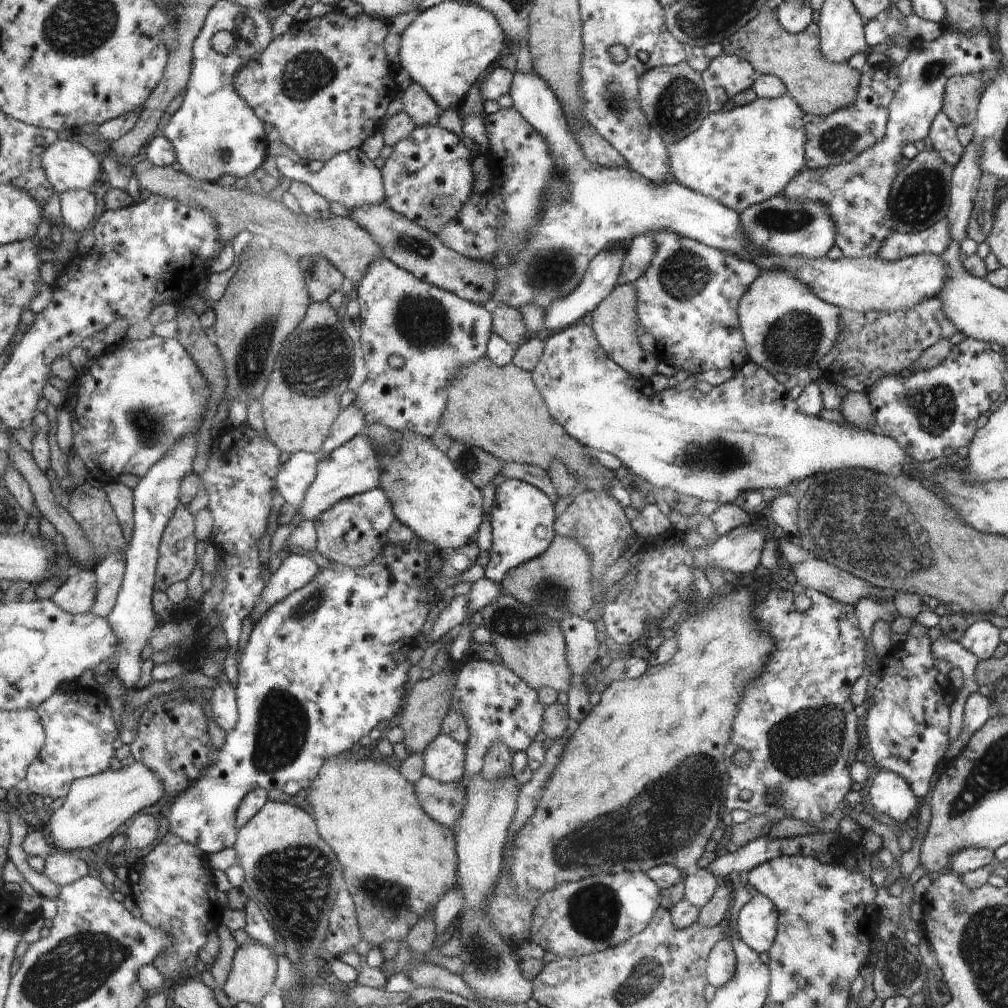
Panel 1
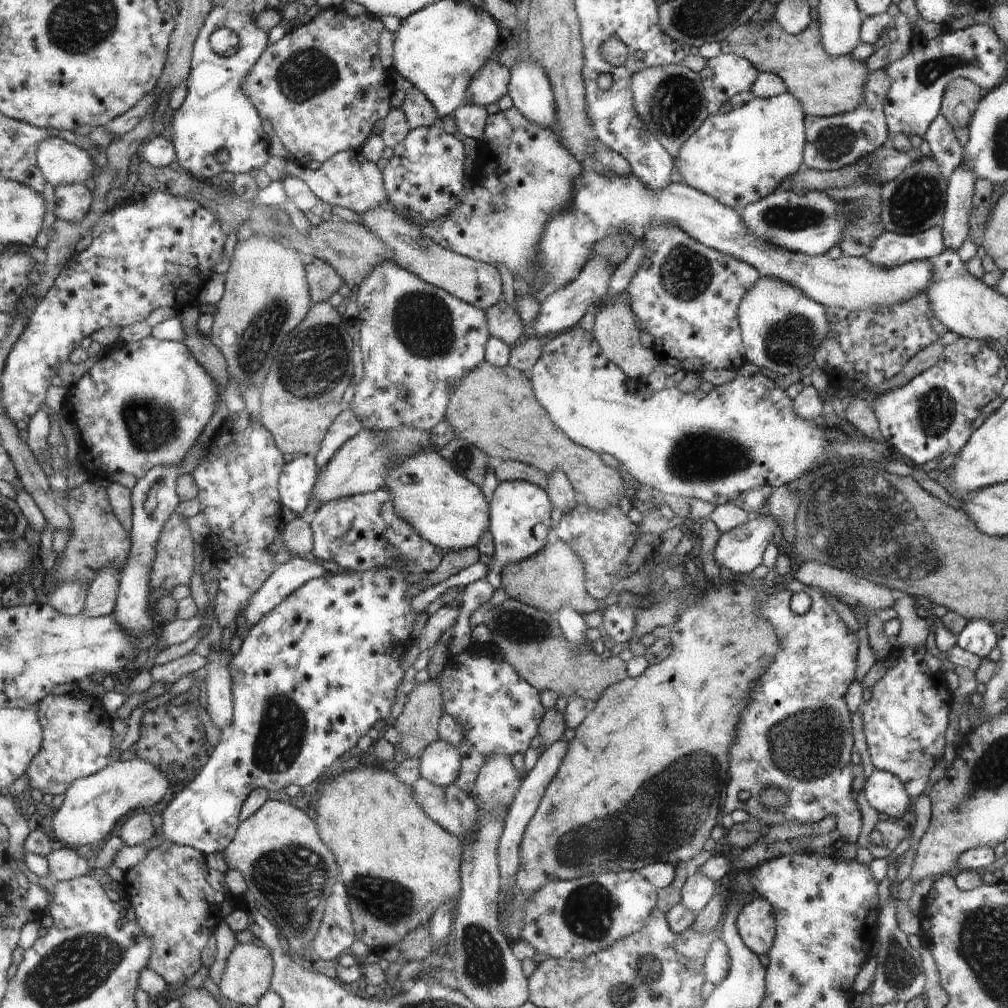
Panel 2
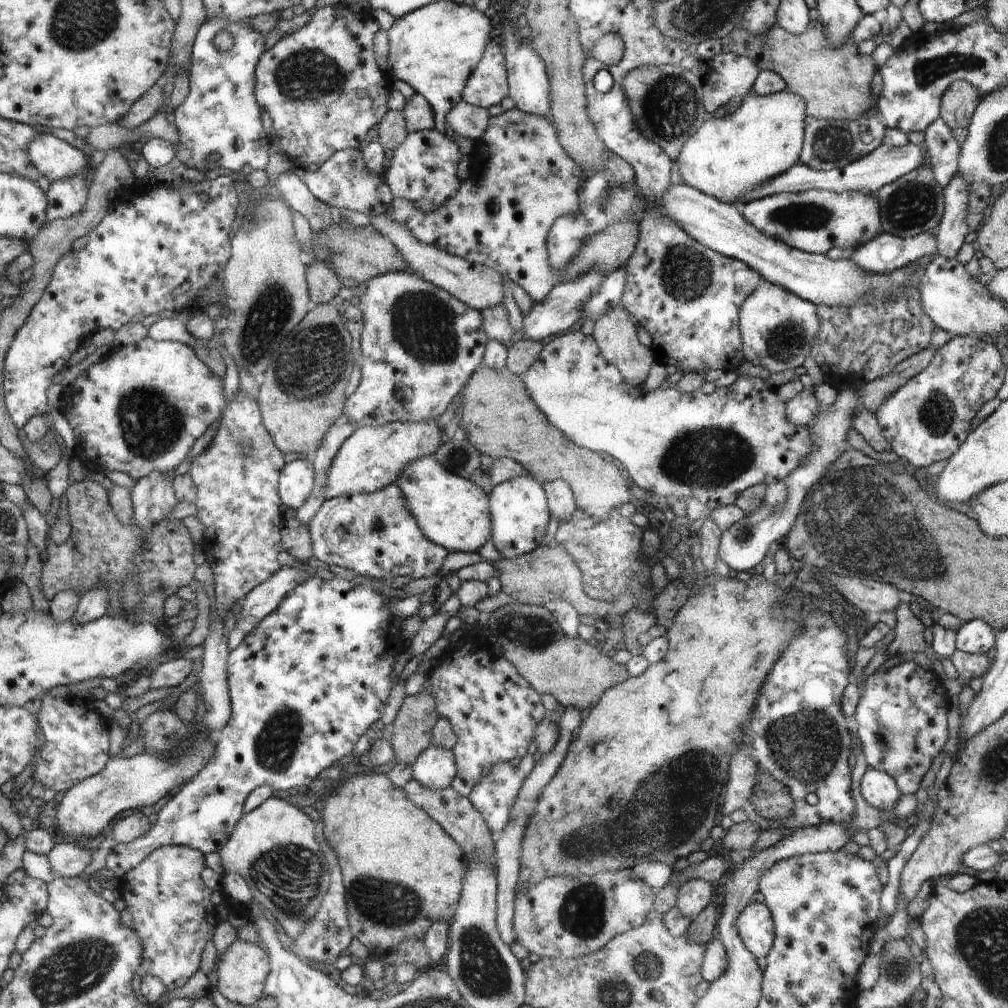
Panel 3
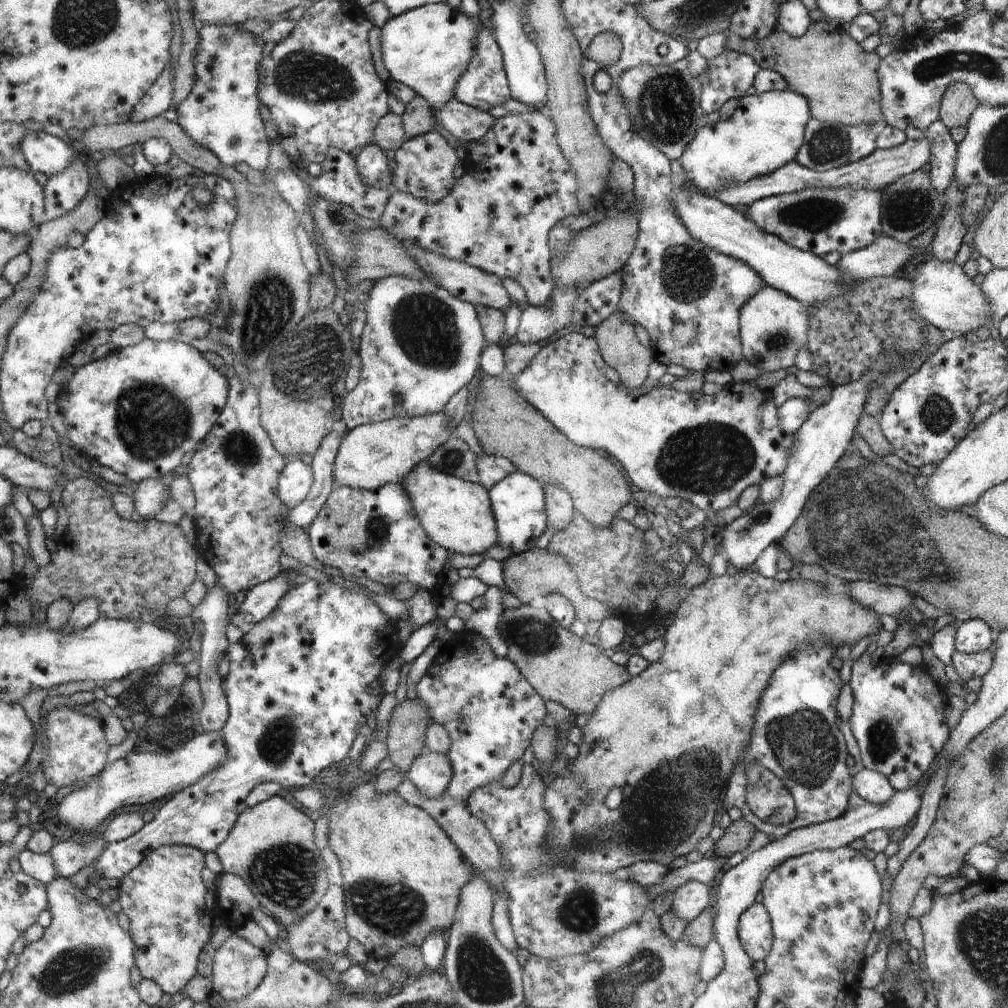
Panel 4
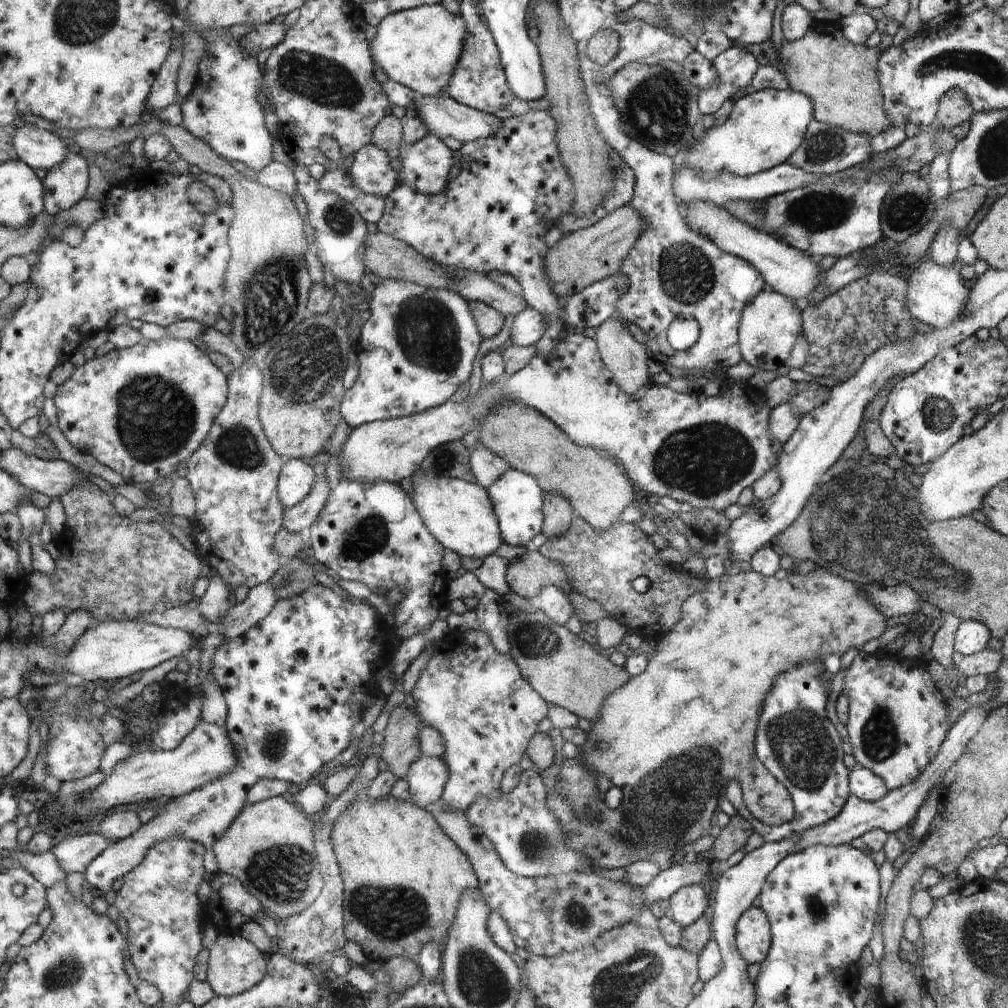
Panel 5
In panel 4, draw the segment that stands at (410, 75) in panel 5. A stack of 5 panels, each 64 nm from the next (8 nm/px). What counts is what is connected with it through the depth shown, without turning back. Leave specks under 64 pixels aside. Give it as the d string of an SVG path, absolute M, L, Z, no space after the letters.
M432 3L399 16L390 16L388 22L380 29L382 61L391 79L411 88L425 98L433 108L442 108L455 98L459 80L467 71L471 60L475 58L475 48L478 47L479 24L476 24L476 20L446 3Z

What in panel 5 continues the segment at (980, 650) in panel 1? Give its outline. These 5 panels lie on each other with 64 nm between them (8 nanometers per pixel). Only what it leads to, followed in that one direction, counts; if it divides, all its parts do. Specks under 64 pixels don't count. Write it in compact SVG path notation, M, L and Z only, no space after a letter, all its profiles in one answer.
M969 619L962 621L956 630L953 648L964 656L984 651L990 640L990 632L982 622Z

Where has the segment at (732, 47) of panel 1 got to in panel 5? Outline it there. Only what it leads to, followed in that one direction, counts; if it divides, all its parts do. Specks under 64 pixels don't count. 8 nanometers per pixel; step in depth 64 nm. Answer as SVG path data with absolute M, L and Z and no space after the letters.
M816 29L808 32L803 39L794 40L794 42L783 40L782 48L778 50L778 53L772 41L766 41L764 45L754 44L754 46L745 47L756 58L758 65L772 64L783 69L792 91L806 93L812 98L815 102L815 121L846 129L848 132L866 134L871 138L887 130L893 124L891 118L887 116L887 110L884 109L883 92L878 84L879 78L876 78L876 62L879 62L878 56L880 56L878 47L854 45L844 36L836 38L830 34L816 32Z

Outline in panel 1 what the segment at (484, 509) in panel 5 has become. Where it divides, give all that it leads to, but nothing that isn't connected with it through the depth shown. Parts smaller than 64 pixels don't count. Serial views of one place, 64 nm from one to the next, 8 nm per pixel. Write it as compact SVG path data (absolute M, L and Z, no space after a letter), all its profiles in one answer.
M382 423L364 425L362 435L374 442L380 468L379 487L384 489L395 516L426 544L442 552L462 548L475 540L482 522L482 492L444 456L431 438L388 428Z

